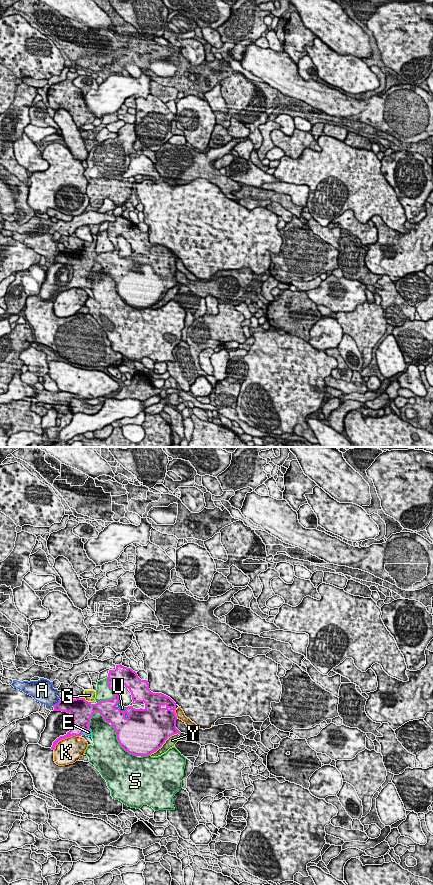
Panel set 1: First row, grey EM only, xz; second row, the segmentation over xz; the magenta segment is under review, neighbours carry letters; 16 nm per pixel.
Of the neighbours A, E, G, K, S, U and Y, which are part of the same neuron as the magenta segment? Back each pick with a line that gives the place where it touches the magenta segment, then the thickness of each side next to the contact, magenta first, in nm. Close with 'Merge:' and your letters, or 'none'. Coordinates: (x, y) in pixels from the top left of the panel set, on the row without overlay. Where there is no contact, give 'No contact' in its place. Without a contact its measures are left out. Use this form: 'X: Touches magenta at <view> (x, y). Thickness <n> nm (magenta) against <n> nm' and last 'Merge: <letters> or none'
E: Touches magenta at xz (85, 281). Thickness 300 nm (magenta) against 100 nm
G: Touches magenta at xz (85, 252). Thickness 340 nm (magenta) against 190 nm
U: Touches magenta at xz (122, 263). Thickness 280 nm (magenta) against 90 nm
Merge: E, G, U

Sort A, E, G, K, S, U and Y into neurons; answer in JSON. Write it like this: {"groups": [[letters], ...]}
{"groups": [["A"], ["E", "G", "U"], ["K"], ["S"], ["Y"]]}

